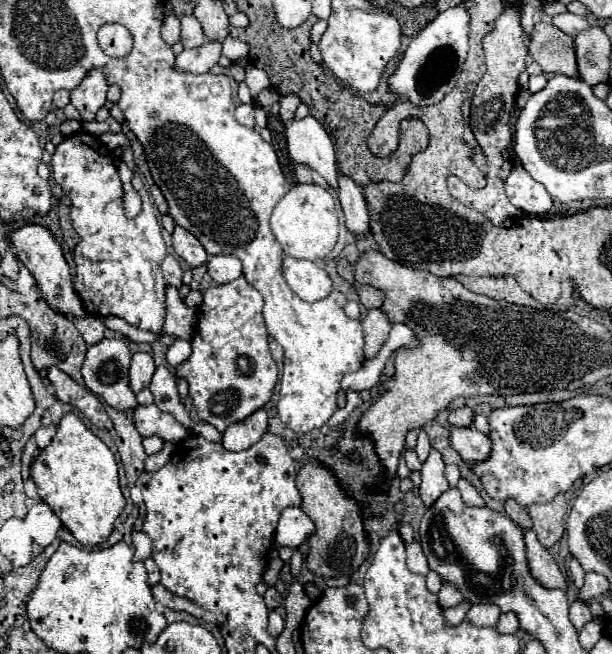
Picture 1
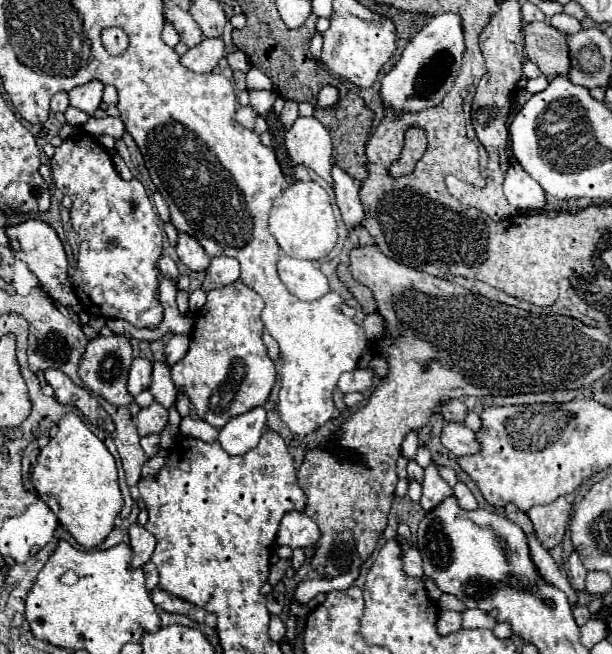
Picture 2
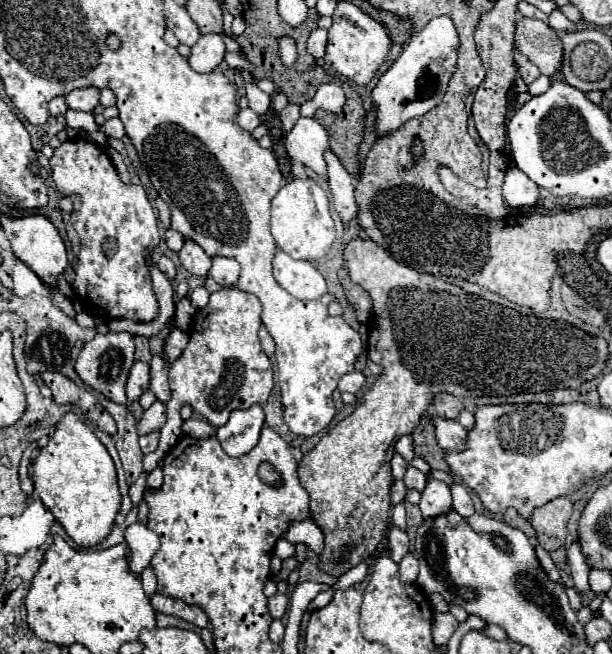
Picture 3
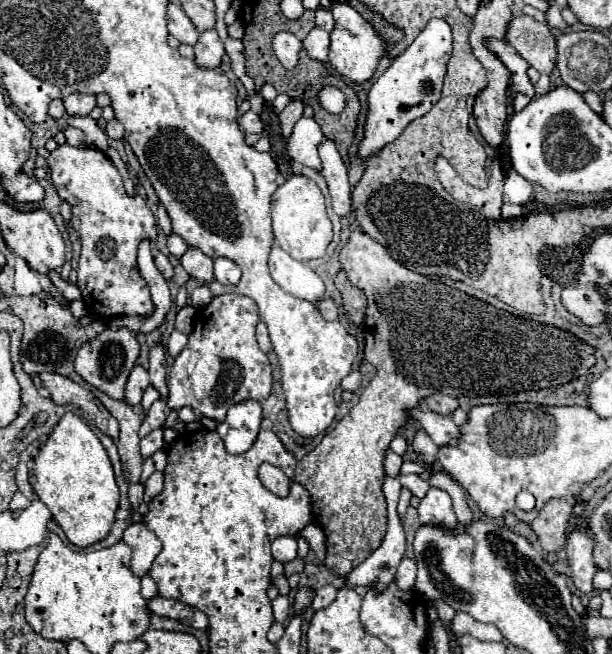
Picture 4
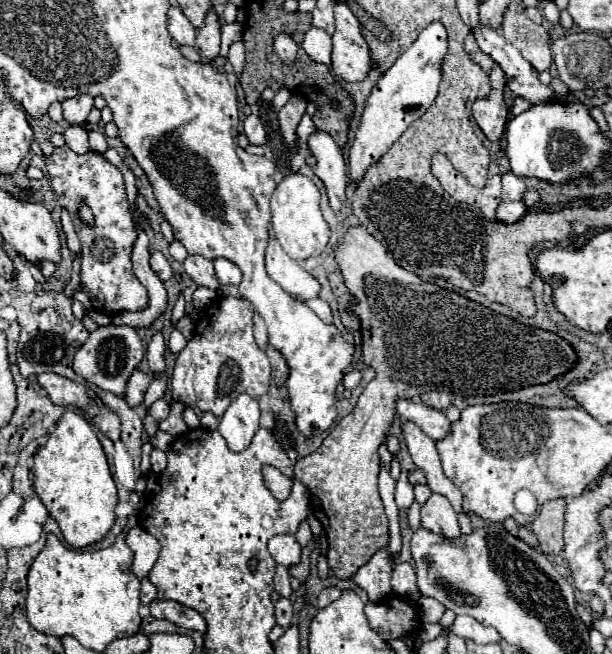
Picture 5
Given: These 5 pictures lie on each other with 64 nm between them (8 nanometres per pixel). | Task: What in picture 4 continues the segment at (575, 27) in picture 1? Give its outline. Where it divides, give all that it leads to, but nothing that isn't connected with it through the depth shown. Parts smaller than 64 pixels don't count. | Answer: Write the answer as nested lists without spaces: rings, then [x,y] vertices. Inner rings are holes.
[[[552,4],[550,10],[546,12],[546,20],[548,20],[548,24],[550,24],[552,28],[566,28],[566,26],[568,26],[568,24],[564,22],[564,18],[560,16],[560,8],[558,8],[556,4]]]

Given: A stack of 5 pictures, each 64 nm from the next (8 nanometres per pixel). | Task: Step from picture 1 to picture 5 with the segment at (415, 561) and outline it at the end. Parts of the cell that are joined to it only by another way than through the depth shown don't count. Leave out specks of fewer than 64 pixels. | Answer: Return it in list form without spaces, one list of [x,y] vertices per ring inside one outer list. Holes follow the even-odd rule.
[[[400,562],[394,568],[392,590],[396,594],[406,596],[406,598],[412,598],[412,600],[418,600],[420,598],[420,592],[416,588],[416,572],[414,572],[414,568],[408,562]]]

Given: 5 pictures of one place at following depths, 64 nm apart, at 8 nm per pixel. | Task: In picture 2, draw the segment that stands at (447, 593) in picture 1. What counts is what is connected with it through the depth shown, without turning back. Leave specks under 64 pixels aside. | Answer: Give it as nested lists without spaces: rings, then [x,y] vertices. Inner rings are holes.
[[[446,592],[440,596],[438,606],[442,610],[456,610],[456,612],[464,612],[464,604],[460,604],[460,600],[456,600],[456,596],[448,596]]]

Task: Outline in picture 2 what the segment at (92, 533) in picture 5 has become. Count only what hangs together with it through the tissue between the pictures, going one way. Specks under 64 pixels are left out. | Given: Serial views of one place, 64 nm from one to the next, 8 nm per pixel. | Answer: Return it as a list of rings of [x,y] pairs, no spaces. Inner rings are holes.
[[[74,412],[64,414],[58,422],[58,434],[40,450],[30,480],[34,482],[36,494],[84,548],[96,548],[104,542],[124,506],[114,456]]]

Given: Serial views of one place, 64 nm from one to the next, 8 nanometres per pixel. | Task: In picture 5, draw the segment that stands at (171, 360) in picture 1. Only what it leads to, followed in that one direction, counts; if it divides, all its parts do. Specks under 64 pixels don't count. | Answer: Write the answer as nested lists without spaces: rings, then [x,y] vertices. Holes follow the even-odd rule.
[[[172,330],[170,338],[168,338],[168,348],[172,354],[178,354],[182,348],[186,346],[186,338],[178,332],[178,330]]]

